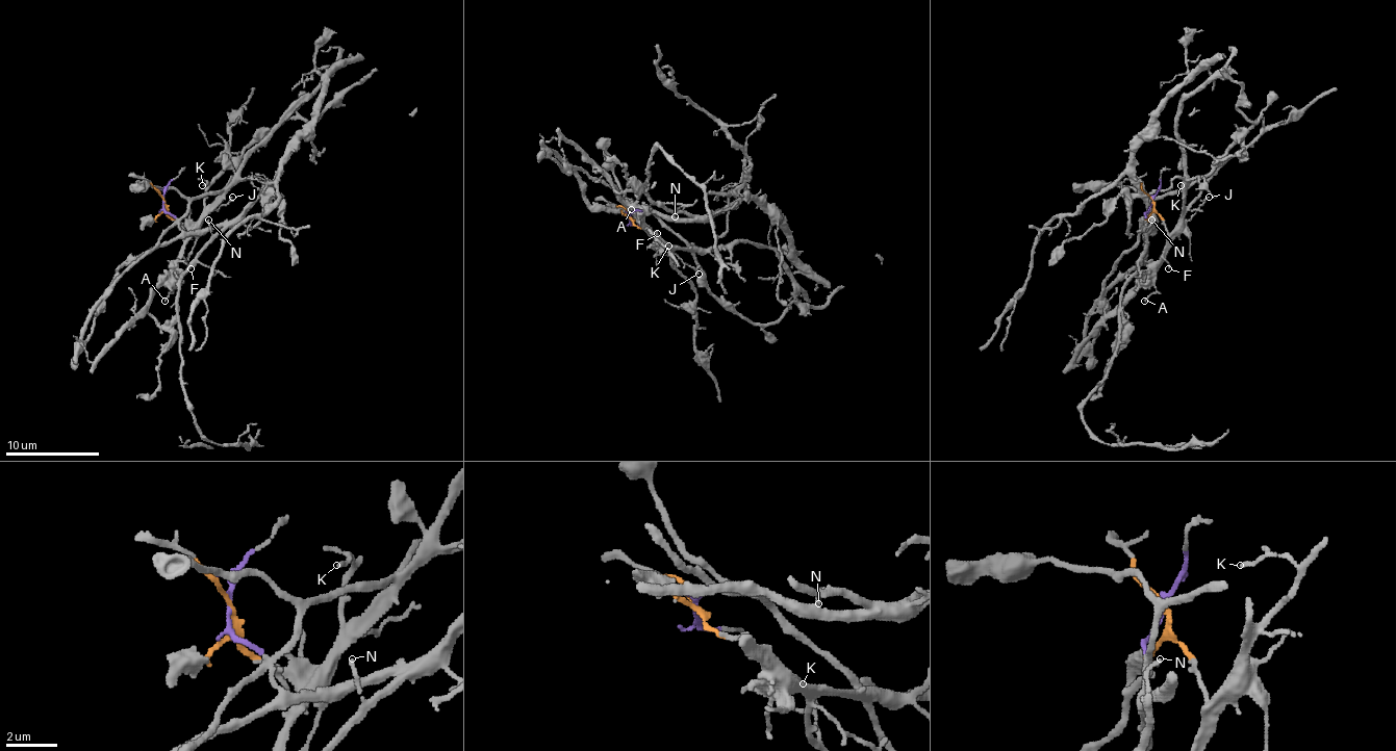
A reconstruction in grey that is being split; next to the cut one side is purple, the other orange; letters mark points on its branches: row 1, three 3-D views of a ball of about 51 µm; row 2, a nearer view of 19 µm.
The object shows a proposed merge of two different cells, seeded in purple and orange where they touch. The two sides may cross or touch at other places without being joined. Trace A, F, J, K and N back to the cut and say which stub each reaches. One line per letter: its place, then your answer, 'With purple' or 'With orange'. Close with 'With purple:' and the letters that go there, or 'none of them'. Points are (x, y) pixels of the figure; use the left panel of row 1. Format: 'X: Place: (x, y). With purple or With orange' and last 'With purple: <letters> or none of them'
A: Place: (165, 301). With orange
F: Place: (191, 268). With orange
J: Place: (232, 197). With orange
K: Place: (202, 185). With orange
N: Place: (208, 219). With purple
With purple: N

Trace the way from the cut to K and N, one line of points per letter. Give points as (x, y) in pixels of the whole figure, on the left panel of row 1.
K: (165, 200), (167, 211), (187, 233), (204, 209), (206, 181), (202, 186)
N: (165, 200), (169, 214), (183, 230), (195, 233), (219, 226), (221, 228), (213, 235), (209, 218)

